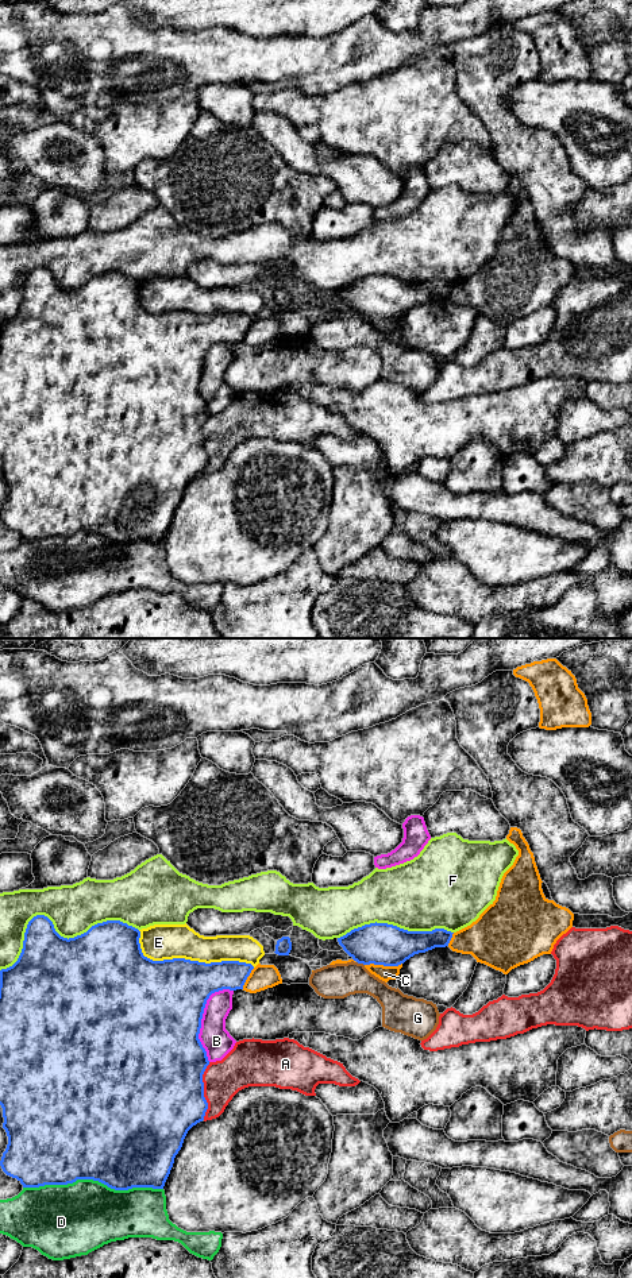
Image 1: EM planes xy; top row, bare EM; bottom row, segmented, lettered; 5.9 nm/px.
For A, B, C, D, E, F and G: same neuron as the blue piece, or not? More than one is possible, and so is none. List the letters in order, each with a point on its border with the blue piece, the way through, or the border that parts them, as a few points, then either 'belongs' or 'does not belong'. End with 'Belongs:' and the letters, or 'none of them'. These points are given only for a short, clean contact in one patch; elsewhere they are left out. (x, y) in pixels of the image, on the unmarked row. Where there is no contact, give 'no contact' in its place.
A: meets blue in xy at (203, 443); does not belong
B: meets blue in xy at (201, 370); does not belong
C: meets blue in xy at (382, 316); does not belong
D: meets blue in xy at (93, 532); does not belong
E: meets blue in xy at (187, 312); does not belong
F: meets blue in xy at (54, 281); does not belong
G: meets blue in xy at (361, 315); does not belong
Belongs: none of them

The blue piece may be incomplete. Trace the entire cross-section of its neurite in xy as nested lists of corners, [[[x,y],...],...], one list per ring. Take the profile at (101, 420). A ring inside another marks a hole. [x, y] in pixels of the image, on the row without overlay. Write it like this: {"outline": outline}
{"outline": [[[36,267],[27,277],[18,313],[0,323],[0,457],[4,470],[3,480],[8,489],[0,518],[7,528],[16,530],[23,540],[68,537],[77,532],[93,532],[115,543],[163,541],[188,483],[204,472],[208,455],[204,449],[203,426],[209,417],[207,404],[199,391],[204,360],[207,352],[215,344],[243,341],[254,318],[239,313],[211,316],[185,310],[153,313],[143,308],[139,290],[140,283],[138,281],[120,273],[107,273],[68,291],[55,283],[47,269]]]}

